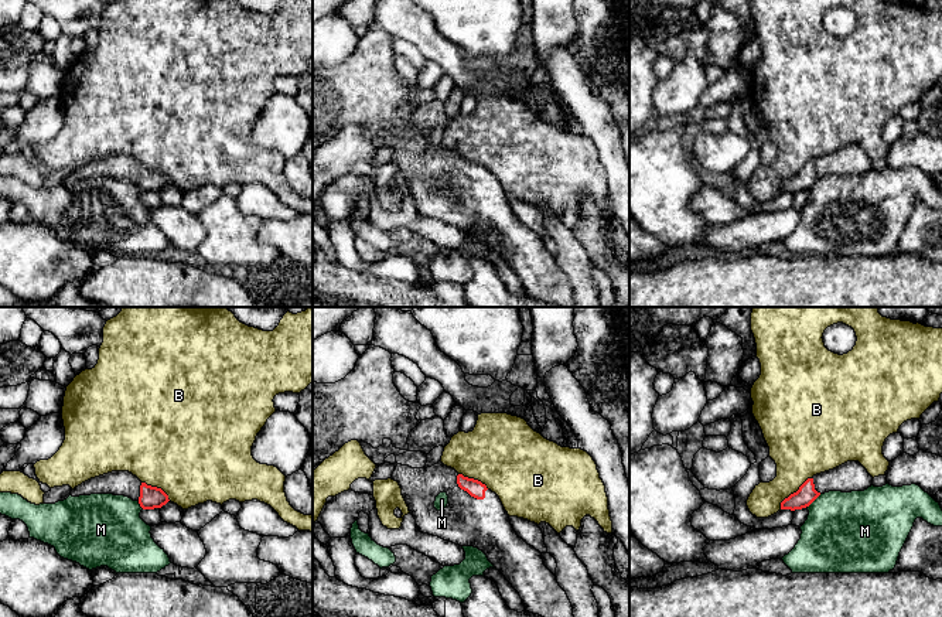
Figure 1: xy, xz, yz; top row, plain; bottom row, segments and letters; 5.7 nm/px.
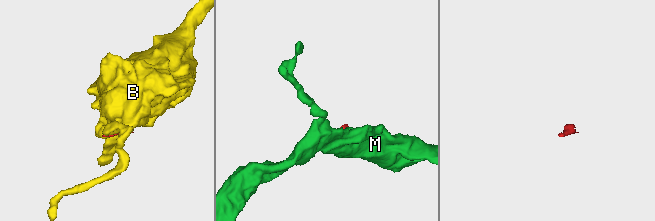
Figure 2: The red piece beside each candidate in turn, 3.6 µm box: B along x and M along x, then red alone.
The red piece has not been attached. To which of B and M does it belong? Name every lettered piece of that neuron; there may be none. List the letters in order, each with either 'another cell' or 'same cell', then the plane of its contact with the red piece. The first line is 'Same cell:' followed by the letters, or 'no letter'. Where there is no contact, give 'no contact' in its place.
Same cell: no letter
B: another cell | yz
M: another cell | yz

